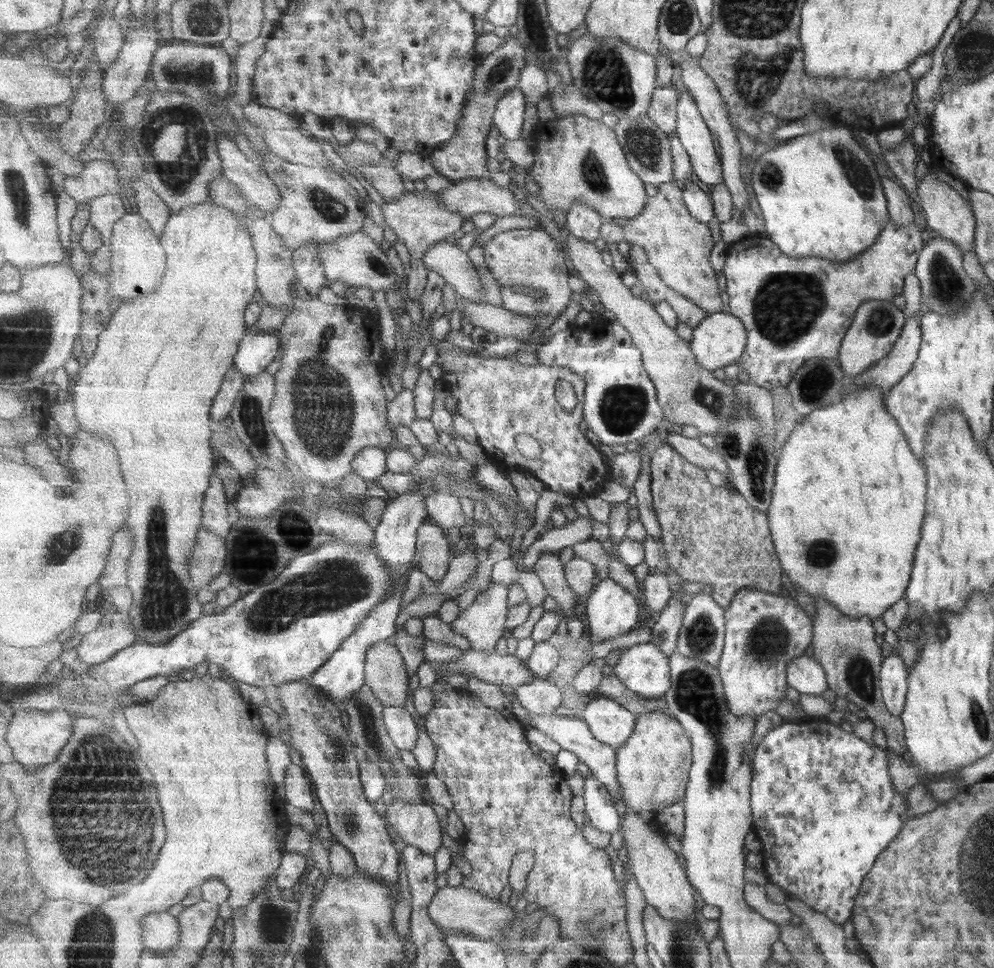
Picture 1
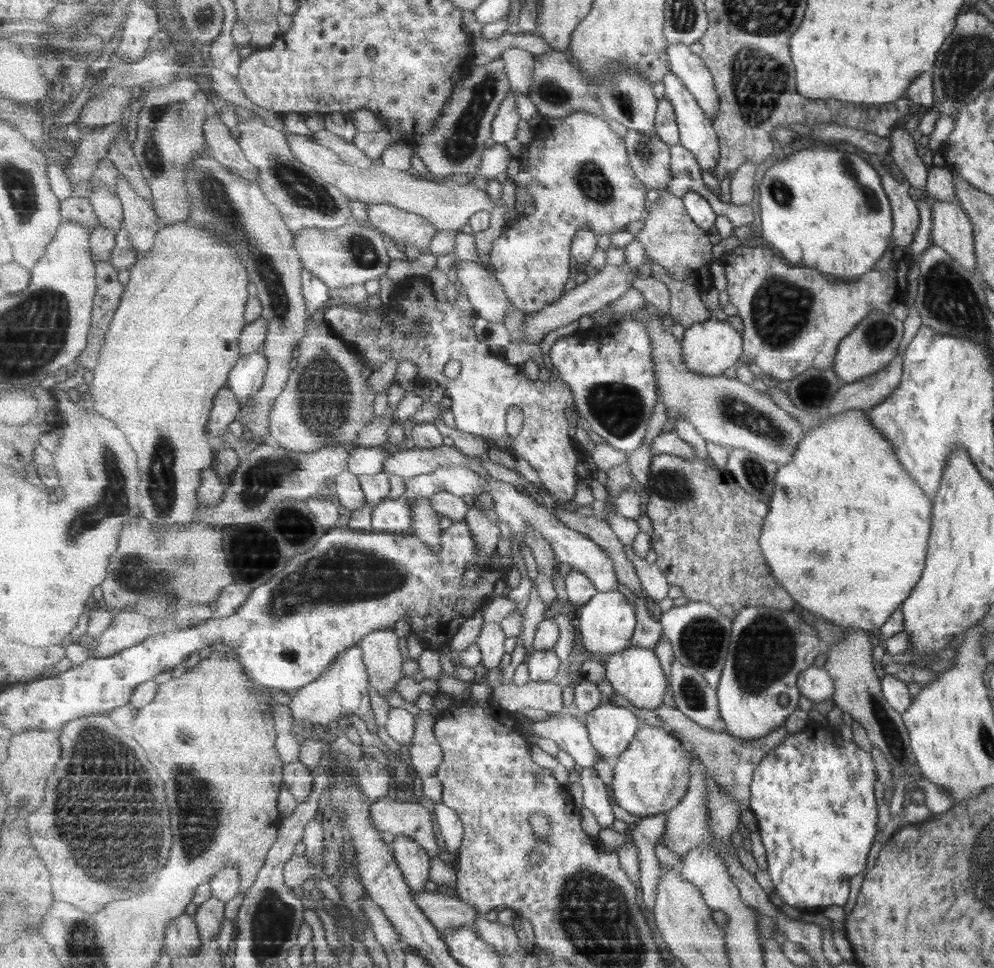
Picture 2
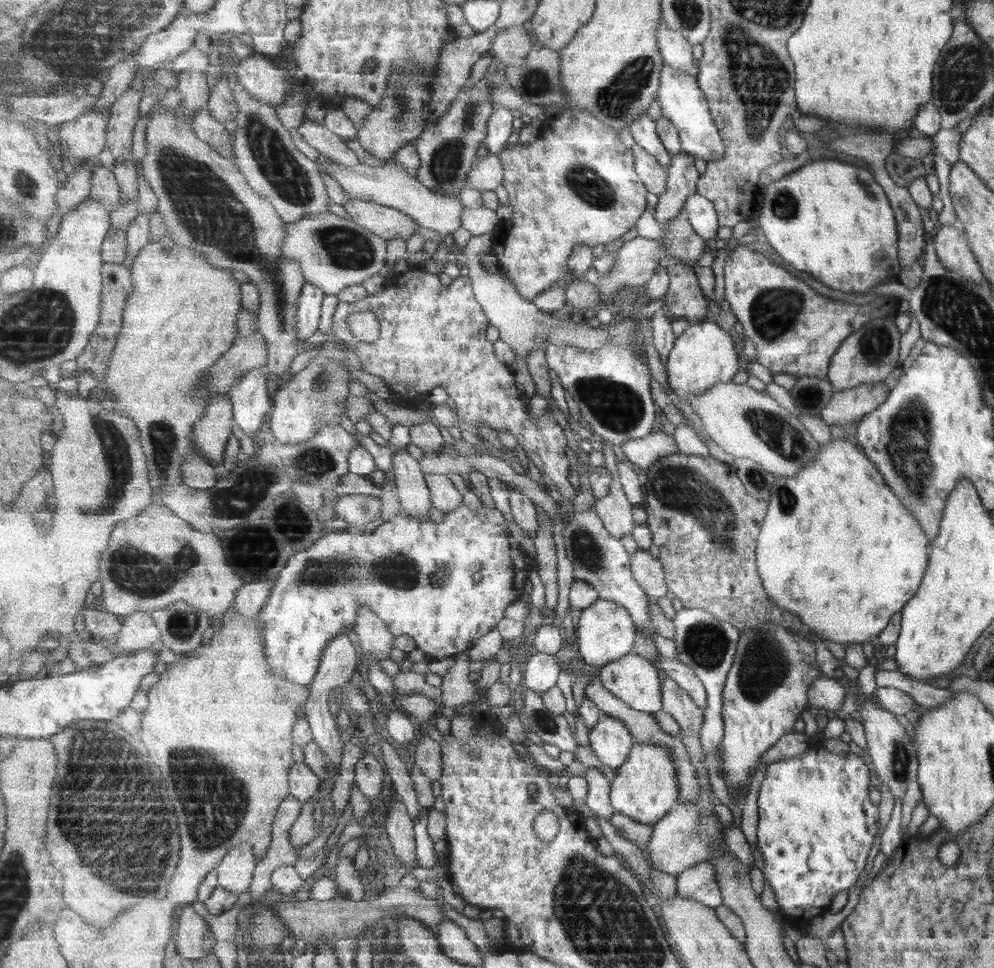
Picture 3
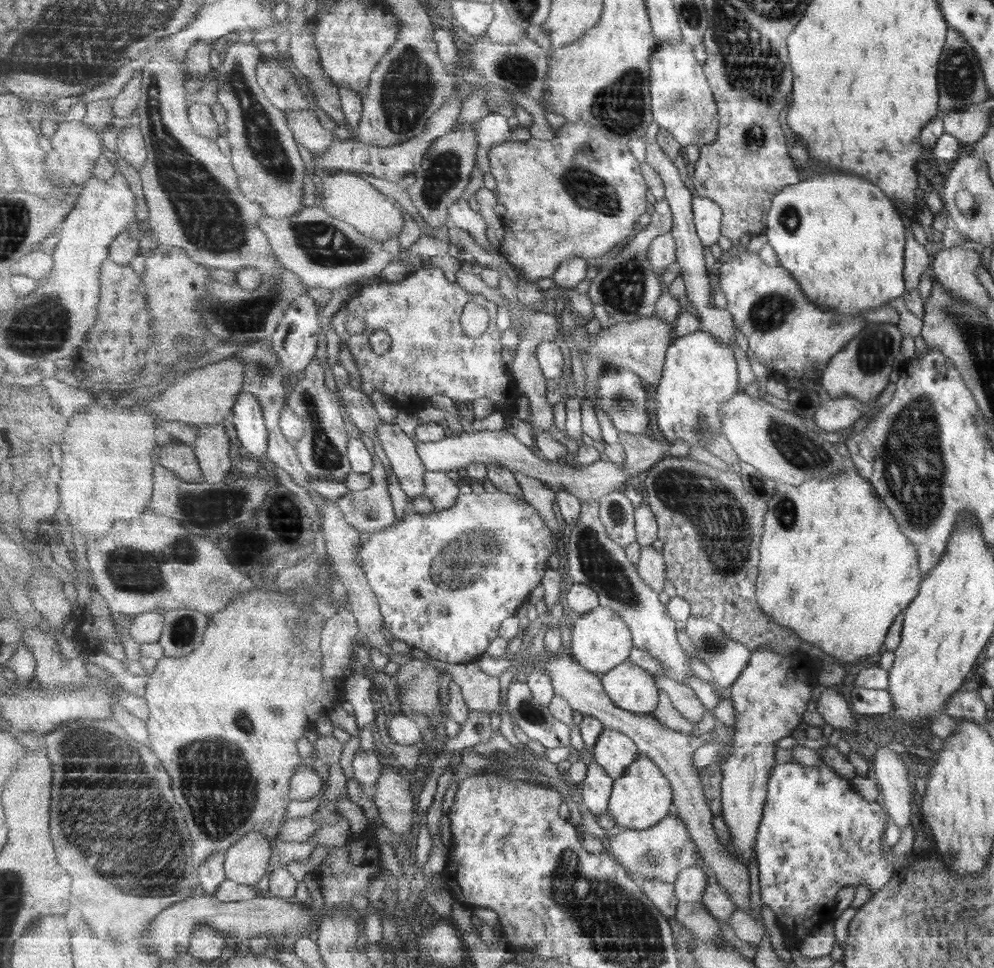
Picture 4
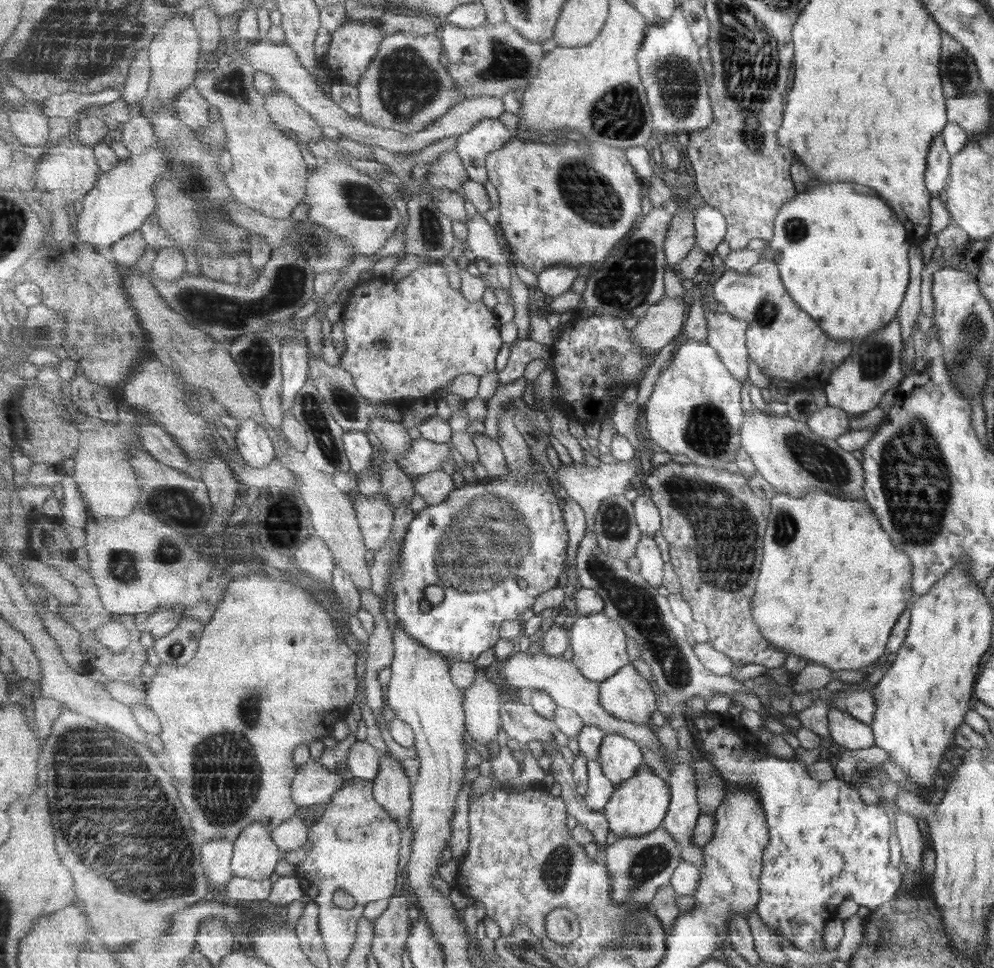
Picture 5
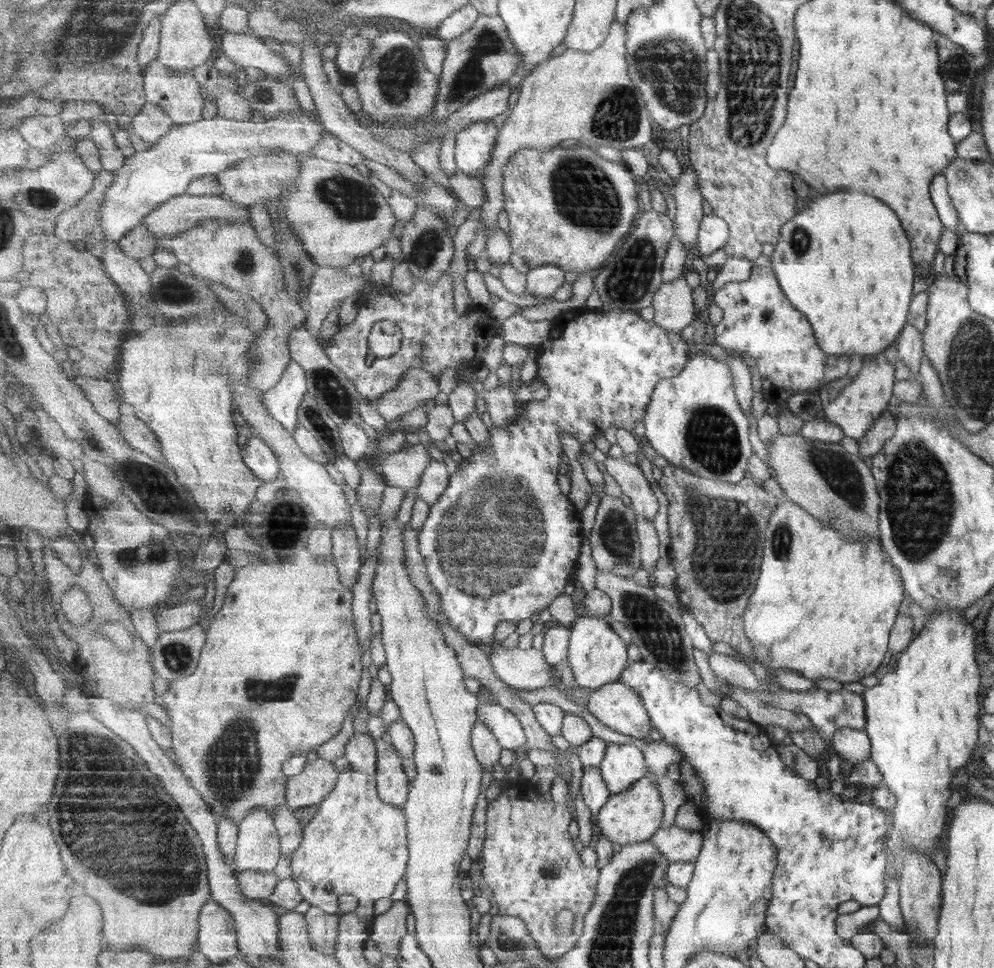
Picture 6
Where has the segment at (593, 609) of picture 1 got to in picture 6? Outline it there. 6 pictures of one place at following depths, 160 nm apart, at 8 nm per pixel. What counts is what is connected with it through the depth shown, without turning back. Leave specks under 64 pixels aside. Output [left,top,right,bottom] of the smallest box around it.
[568,617,628,690]

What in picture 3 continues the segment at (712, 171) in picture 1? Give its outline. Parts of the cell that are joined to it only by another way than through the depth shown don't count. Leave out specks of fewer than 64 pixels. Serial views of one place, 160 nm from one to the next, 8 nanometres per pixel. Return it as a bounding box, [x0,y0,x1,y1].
[658,63,727,162]

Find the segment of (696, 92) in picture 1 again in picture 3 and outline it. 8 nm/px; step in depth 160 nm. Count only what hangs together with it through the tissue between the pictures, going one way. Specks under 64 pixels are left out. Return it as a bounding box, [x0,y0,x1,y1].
[657,16,698,76]

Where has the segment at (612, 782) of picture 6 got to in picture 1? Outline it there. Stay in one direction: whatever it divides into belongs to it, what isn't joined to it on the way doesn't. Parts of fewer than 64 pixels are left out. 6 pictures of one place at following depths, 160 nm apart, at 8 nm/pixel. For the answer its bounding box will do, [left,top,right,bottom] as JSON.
[579,694,637,751]

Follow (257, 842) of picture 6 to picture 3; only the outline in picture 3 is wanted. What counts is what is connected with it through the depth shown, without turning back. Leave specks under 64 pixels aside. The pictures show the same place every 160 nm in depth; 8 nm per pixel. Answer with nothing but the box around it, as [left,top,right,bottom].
[216,843,257,898]

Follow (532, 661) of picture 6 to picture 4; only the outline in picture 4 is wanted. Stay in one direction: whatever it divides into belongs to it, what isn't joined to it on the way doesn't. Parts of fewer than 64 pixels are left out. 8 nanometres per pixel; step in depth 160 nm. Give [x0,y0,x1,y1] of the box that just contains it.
[533,654,759,919]

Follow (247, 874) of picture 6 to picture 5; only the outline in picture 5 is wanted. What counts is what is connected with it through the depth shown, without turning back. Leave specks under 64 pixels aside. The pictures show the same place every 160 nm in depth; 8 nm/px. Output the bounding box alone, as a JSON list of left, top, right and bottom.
[220,876,273,901]

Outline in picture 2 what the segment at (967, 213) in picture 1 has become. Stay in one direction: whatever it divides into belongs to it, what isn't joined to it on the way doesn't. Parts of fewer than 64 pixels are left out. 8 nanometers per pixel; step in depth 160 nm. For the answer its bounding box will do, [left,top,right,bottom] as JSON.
[931,198,976,272]

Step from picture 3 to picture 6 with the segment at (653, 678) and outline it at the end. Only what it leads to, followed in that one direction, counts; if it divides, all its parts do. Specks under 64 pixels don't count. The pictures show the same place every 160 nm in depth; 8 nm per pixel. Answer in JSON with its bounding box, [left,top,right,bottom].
[588,680,654,738]

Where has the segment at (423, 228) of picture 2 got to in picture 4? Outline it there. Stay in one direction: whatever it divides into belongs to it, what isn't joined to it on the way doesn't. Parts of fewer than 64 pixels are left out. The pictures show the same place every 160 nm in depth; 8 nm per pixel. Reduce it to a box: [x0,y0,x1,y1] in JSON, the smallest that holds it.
[320,171,405,243]

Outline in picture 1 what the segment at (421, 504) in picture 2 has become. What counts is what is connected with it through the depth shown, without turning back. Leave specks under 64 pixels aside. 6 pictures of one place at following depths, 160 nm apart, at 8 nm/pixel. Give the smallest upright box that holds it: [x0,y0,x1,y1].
[415,520,454,585]

